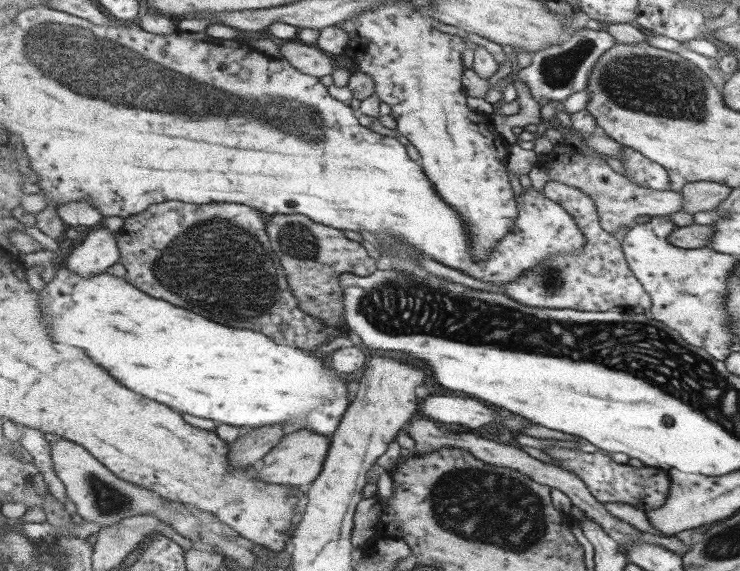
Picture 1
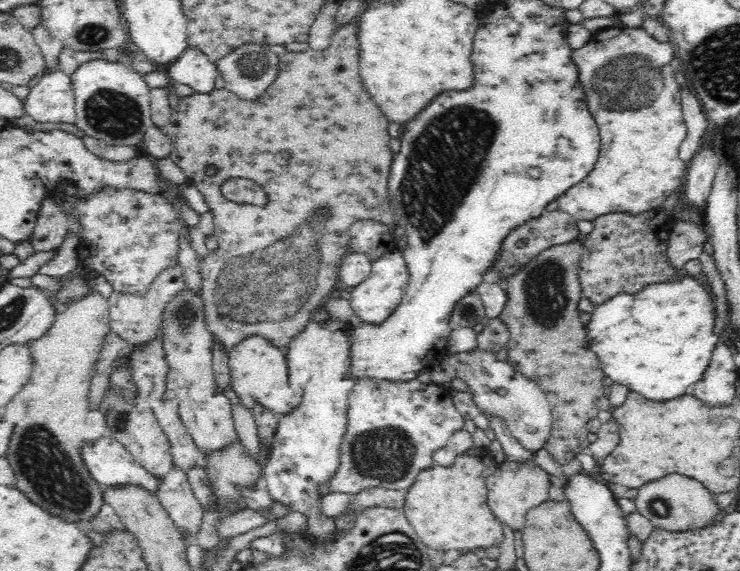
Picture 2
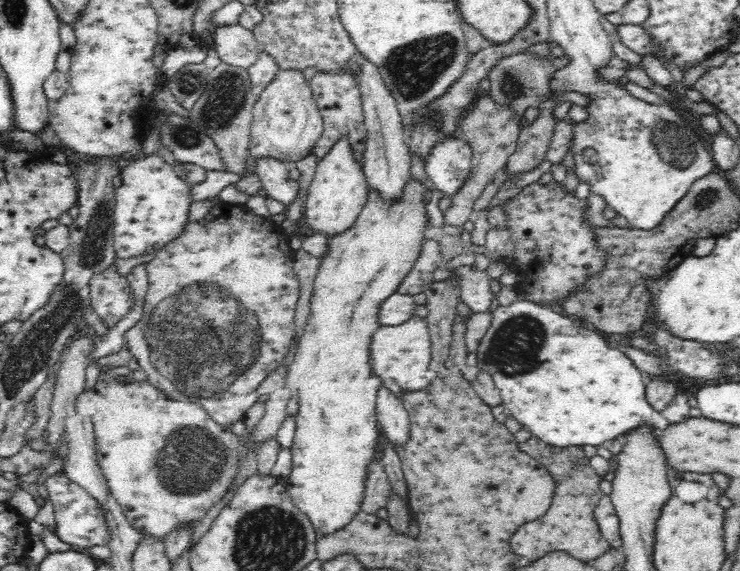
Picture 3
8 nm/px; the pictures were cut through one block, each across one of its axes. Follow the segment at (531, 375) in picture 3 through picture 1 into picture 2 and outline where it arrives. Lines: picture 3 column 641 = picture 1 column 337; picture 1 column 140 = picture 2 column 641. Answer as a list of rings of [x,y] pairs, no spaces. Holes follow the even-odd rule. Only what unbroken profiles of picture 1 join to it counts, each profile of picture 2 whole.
[[[685,273],[676,278],[647,284],[639,291],[632,294],[615,294],[612,298],[606,299],[606,302],[595,305],[592,316],[590,316],[590,320],[586,324],[586,336],[588,336],[588,338],[586,338],[587,345],[590,344],[589,349],[594,350],[594,353],[598,354],[598,358],[600,358],[600,362],[602,362],[602,369],[606,372],[605,377],[609,377],[615,383],[624,384],[624,386],[628,386],[629,391],[638,392],[650,400],[666,401],[672,400],[672,398],[678,398],[678,396],[682,396],[682,394],[687,394],[690,386],[703,377],[706,369],[709,368],[712,352],[716,350],[716,344],[720,342],[716,335],[719,321],[715,319],[714,299],[716,299],[716,297],[712,297],[712,294],[706,290],[706,286],[699,276]]]

